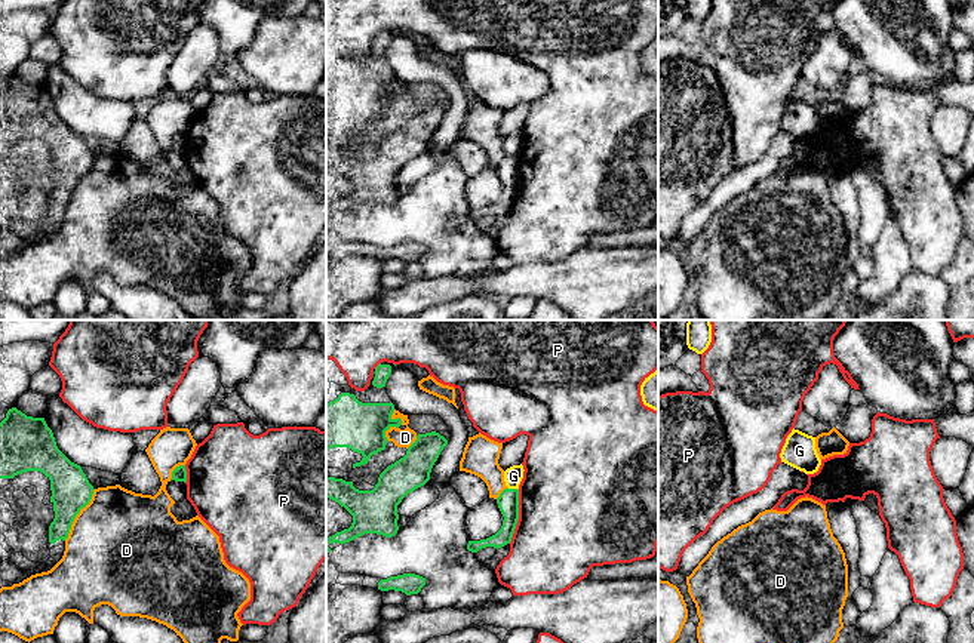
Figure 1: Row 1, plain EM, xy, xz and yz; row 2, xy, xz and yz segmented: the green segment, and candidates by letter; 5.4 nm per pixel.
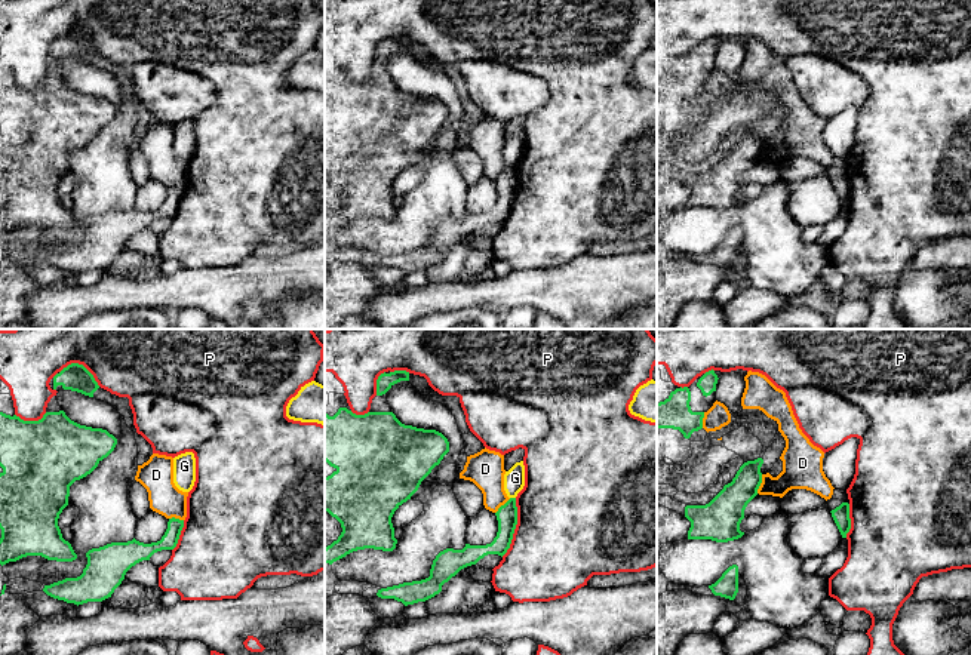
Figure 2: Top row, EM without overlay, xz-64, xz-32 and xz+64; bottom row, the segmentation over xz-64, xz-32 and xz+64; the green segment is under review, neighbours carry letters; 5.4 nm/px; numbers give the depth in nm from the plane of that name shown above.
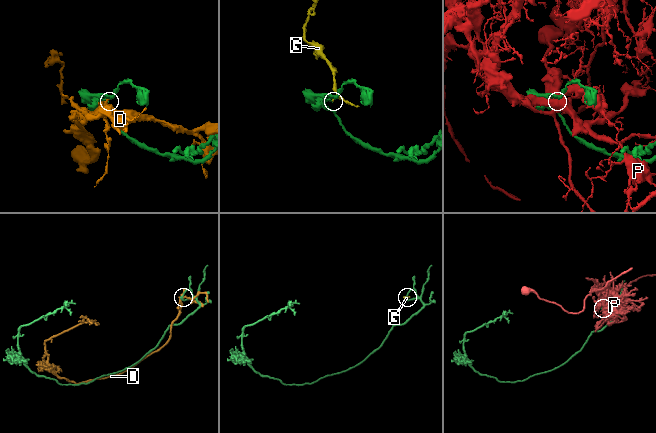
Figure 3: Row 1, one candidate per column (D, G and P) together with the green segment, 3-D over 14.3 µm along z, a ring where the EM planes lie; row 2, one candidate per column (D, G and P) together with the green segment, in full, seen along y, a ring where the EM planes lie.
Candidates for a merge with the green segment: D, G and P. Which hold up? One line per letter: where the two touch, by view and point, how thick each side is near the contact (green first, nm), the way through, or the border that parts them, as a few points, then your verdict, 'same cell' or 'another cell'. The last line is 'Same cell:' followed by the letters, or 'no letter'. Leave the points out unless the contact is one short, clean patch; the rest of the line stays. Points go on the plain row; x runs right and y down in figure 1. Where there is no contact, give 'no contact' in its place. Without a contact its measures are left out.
D: contact xy (77, 181); calibres 220 and 500 nm; another cell
G: contact xz (513, 157); calibres 120 and 100 nm; border xz (507, 154), (518, 157); another cell
P: contact xz (518, 184); calibres 120 and 500 nm; another cell
Same cell: no letter

